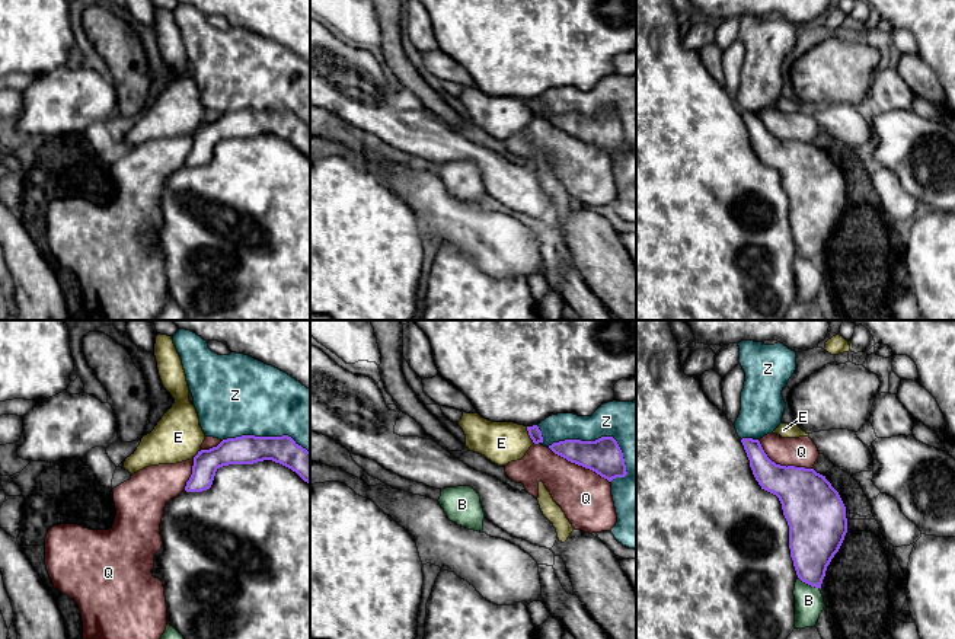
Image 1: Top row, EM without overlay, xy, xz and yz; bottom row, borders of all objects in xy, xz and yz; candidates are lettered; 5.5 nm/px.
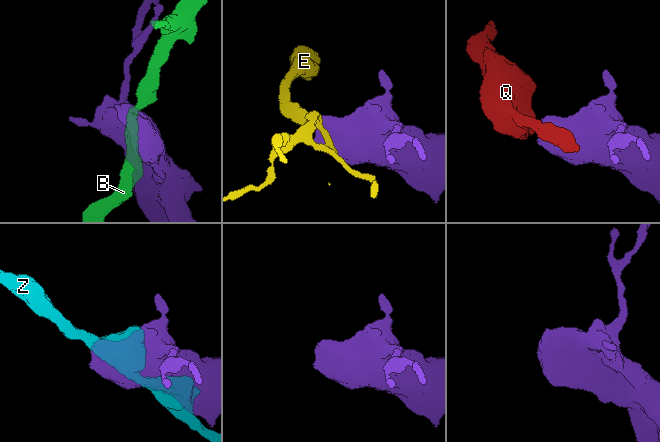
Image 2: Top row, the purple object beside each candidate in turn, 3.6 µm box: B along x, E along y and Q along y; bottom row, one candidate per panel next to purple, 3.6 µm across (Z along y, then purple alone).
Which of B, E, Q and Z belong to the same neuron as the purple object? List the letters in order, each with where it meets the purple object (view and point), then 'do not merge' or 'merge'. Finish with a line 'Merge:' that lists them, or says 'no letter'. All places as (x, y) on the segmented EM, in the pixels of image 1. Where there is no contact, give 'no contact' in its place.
B: contact yz (808, 584); do not merge
E: contact xz (530, 435); do not merge
Q: contact xz (580, 465); do not merge
Z: contact xz (599, 438); do not merge
Merge: no letter

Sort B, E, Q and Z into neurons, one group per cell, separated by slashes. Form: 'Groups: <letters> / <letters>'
Groups: B / E / Q / Z

